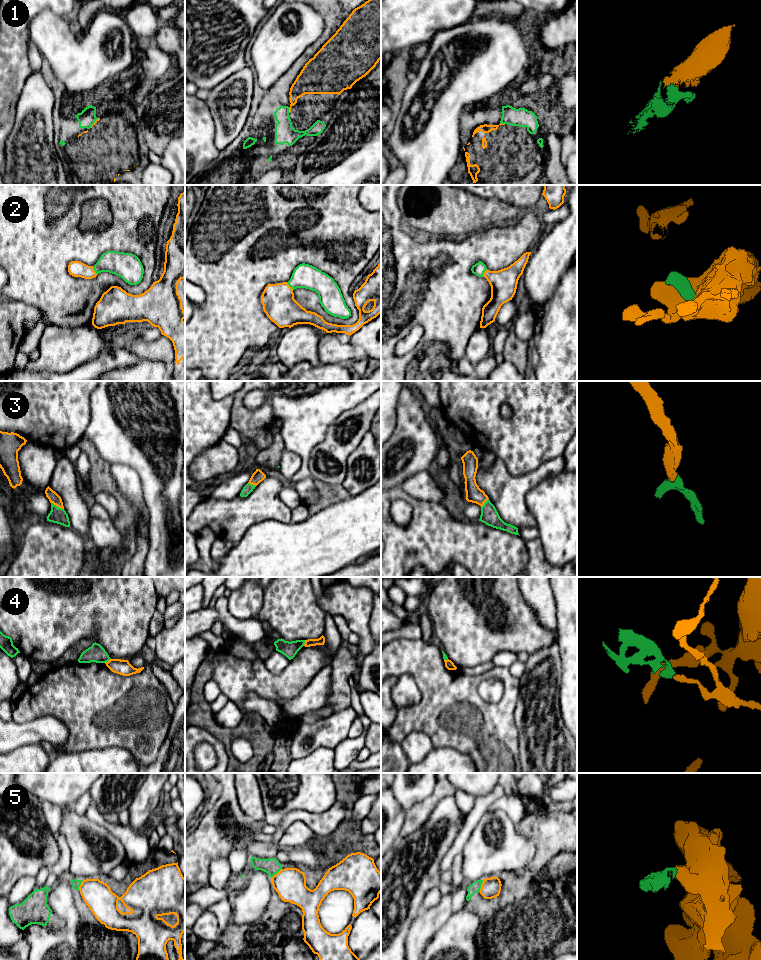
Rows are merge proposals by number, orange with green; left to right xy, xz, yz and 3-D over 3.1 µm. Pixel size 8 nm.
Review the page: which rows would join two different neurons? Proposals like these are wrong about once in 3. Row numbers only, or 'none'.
4, 5

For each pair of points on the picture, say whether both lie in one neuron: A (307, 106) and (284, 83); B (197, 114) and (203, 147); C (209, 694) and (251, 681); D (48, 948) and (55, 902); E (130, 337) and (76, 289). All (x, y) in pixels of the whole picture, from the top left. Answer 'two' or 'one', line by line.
A: one
B: one
C: two
D: one
E: two

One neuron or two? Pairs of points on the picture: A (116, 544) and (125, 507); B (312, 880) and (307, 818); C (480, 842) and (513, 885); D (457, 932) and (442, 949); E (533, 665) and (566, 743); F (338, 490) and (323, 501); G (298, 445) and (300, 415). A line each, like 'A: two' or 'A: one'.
A: two
B: two
C: two
D: one
E: one
F: one
G: one

